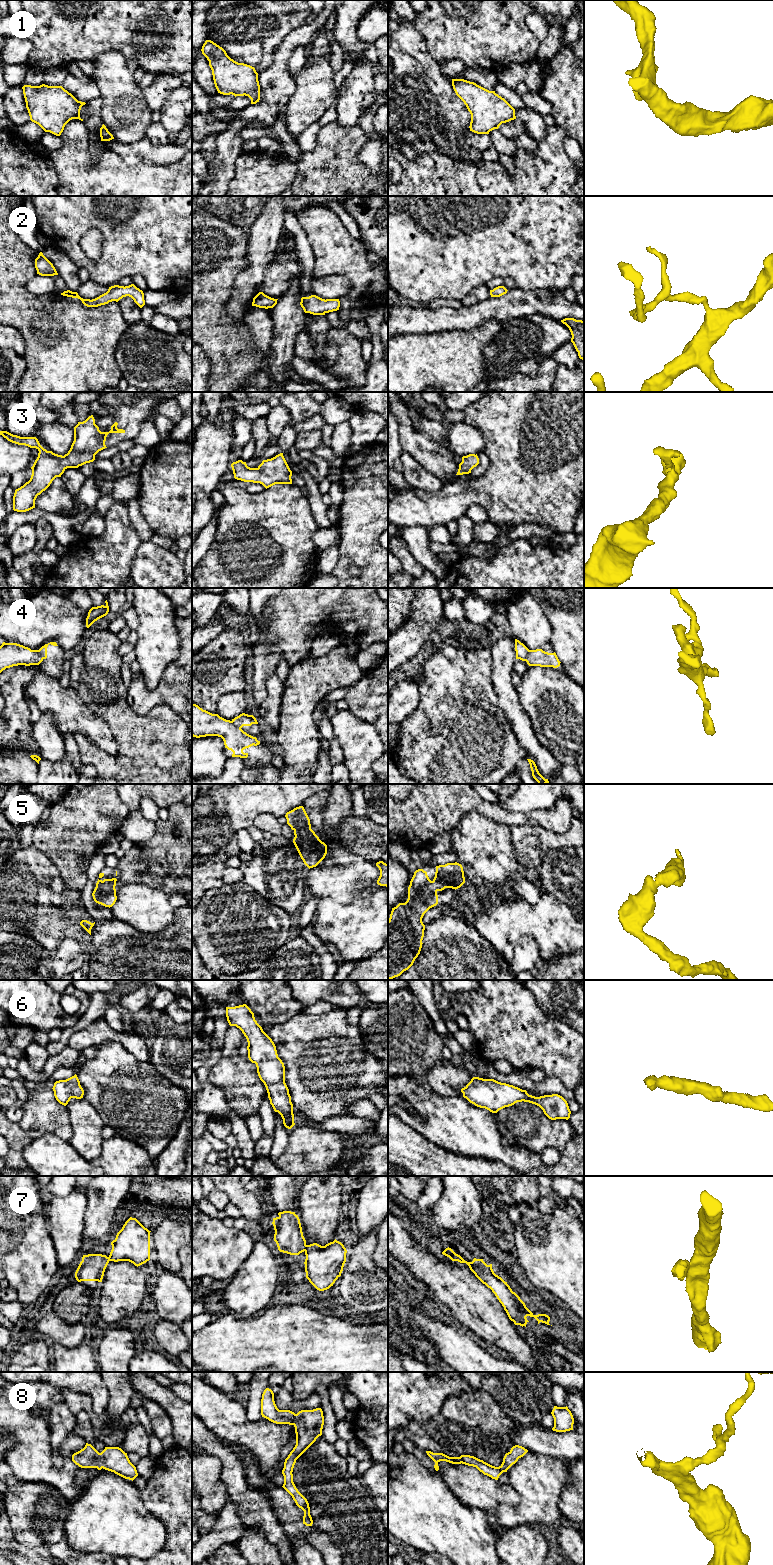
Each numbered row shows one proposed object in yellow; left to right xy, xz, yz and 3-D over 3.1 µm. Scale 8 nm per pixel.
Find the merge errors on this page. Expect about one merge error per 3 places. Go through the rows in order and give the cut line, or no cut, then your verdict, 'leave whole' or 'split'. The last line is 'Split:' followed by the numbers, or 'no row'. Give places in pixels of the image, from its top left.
1: cut none; leave whole
2: cut none; leave whole
3: cut none; leave whole
4: cut yz (529, 650), (524, 660); split
5: cut none; leave whole
6: cut none; leave whole
7: cut xz (306, 1245), (304, 1250); split
8: cut none; leave whole
Split: 4, 7

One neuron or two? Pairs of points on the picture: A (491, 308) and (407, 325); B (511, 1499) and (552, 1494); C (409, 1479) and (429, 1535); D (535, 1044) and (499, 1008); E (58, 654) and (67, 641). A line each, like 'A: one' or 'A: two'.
A: one
B: two
C: one
D: one
E: two

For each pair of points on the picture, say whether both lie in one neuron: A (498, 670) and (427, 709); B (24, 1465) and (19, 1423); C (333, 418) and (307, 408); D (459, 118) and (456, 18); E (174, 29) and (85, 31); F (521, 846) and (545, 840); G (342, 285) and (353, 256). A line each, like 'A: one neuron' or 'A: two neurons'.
A: two neurons
B: one neuron
C: one neuron
D: two neurons
E: one neuron
F: one neuron
G: two neurons

